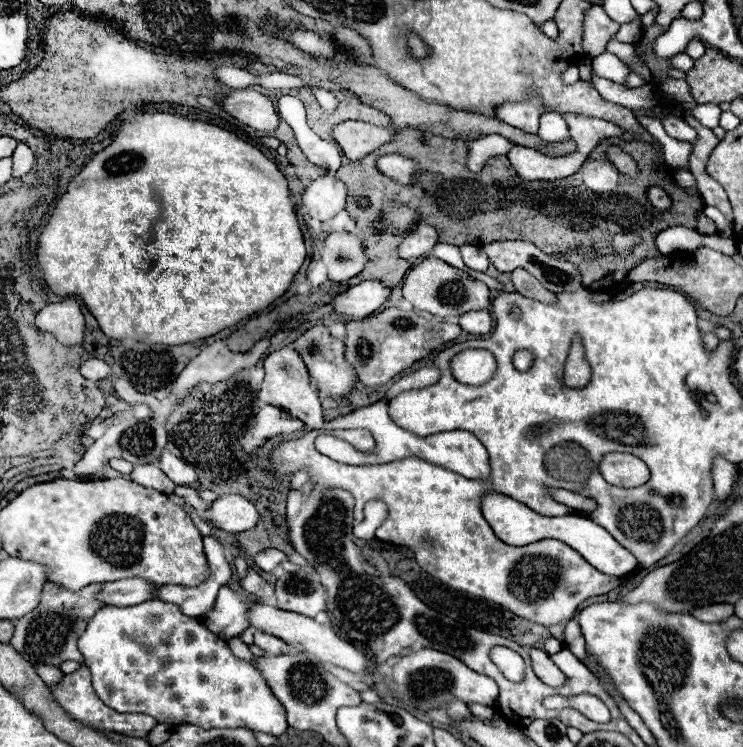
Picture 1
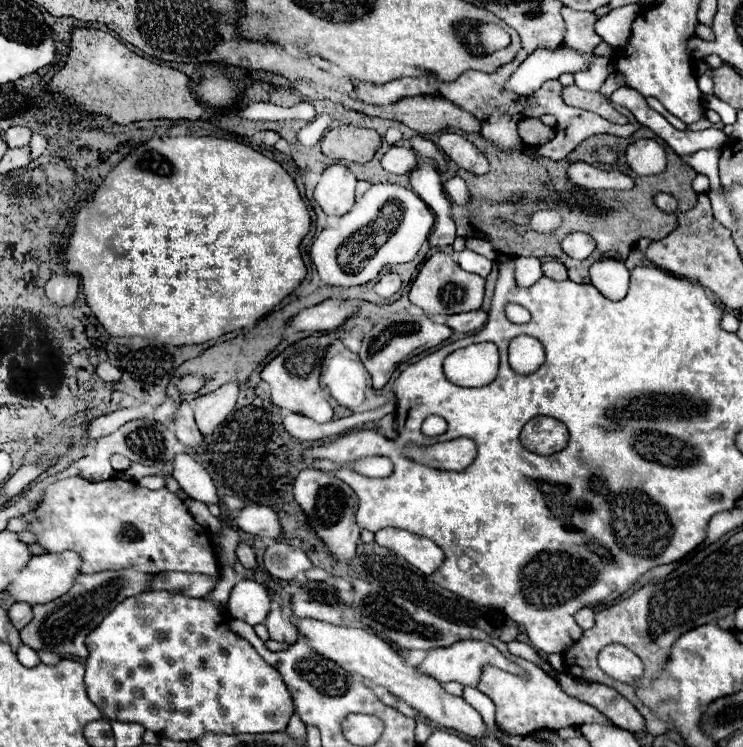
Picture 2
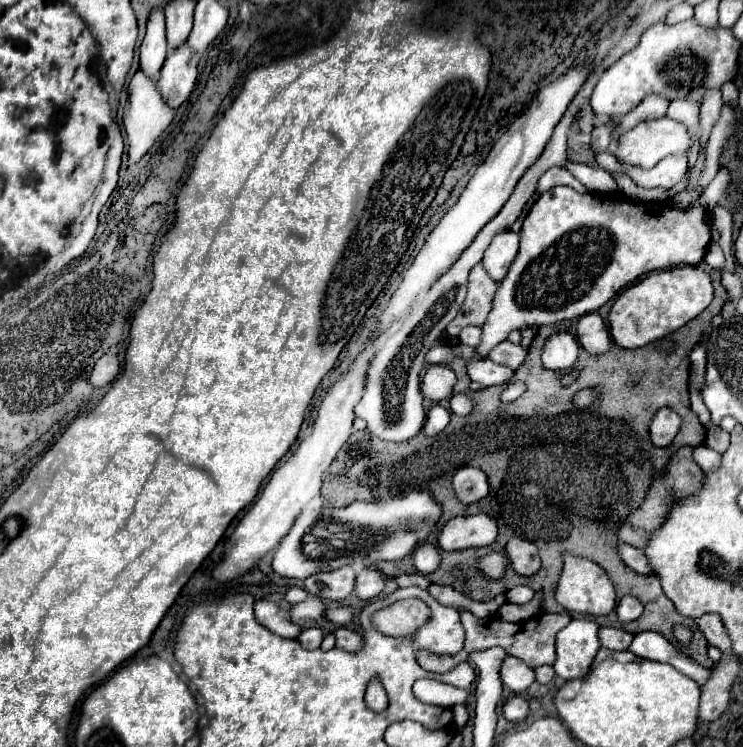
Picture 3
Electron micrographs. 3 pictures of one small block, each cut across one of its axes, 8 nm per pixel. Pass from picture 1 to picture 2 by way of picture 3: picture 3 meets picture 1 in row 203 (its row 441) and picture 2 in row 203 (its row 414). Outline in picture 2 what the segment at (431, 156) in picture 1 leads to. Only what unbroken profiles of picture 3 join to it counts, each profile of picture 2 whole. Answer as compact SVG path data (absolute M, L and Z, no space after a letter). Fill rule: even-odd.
M474 134L474 146L488 158L490 172L484 176L466 172L456 166L456 170L446 170L444 180L450 180L454 176L466 180L466 186L470 190L470 202L466 206L458 206L452 202L452 218L458 228L458 236L462 238L484 238L498 250L500 254L510 256L534 256L544 258L552 256L566 264L568 276L572 282L590 282L588 280L588 268L600 260L600 254L608 250L616 250L622 258L628 258L632 248L640 238L660 240L668 236L668 232L676 230L676 214L666 214L654 206L654 196L658 192L668 192L680 202L680 212L692 210L696 206L696 192L692 190L692 182L698 176L698 172L686 166L676 152L672 152L670 146L666 146L666 170L656 176L642 176L636 178L636 186L626 192L616 190L586 190L582 186L572 184L566 178L566 168L570 166L566 160L554 162L546 158L532 158L524 150L508 150L502 152L496 146L492 146L488 140L484 140L480 134ZM538 210L556 210L562 214L562 226L550 234L538 234L538 232L524 232L518 234L514 228L518 224L524 224L534 212ZM572 232L584 232L590 234L596 242L596 250L586 260L574 260L568 258L562 252L560 242L572 234Z

